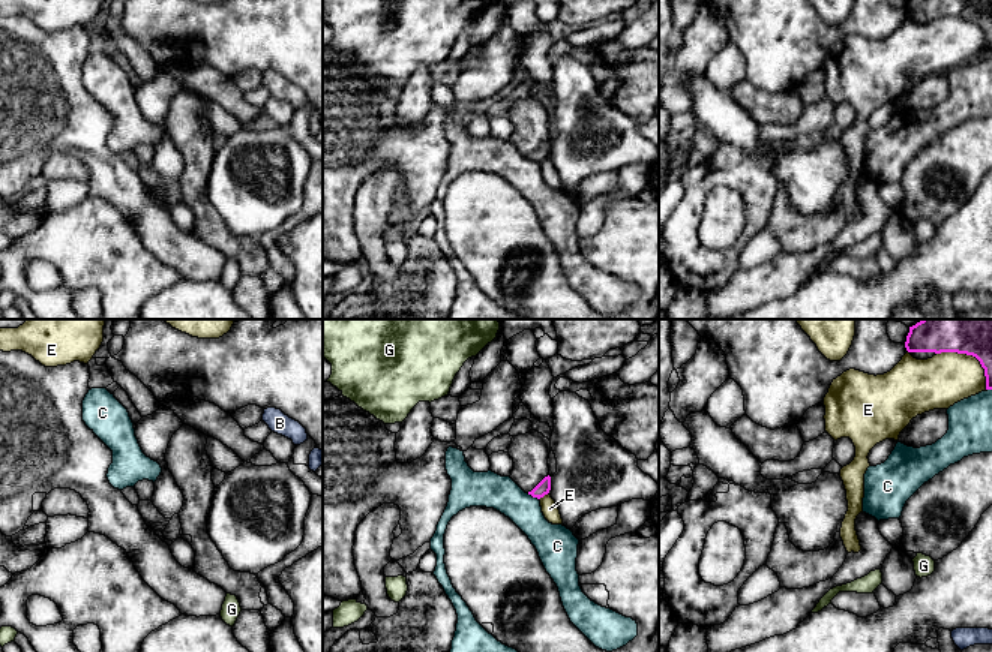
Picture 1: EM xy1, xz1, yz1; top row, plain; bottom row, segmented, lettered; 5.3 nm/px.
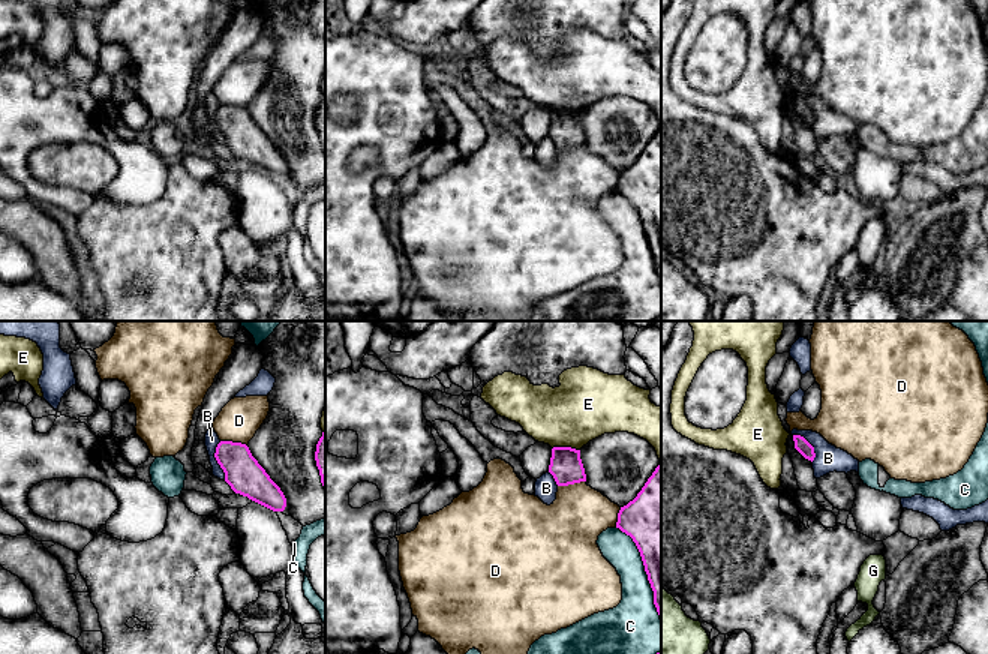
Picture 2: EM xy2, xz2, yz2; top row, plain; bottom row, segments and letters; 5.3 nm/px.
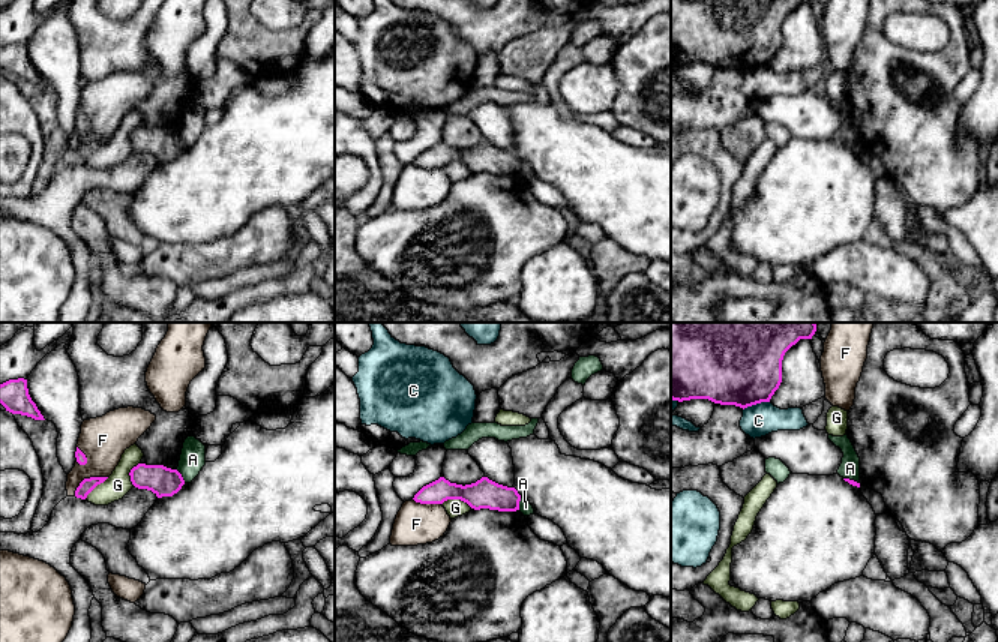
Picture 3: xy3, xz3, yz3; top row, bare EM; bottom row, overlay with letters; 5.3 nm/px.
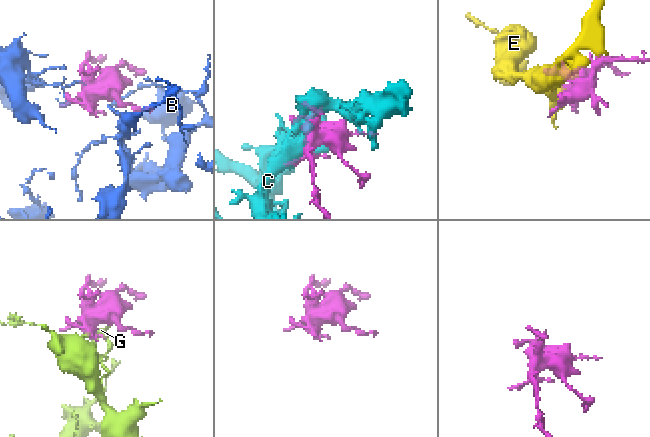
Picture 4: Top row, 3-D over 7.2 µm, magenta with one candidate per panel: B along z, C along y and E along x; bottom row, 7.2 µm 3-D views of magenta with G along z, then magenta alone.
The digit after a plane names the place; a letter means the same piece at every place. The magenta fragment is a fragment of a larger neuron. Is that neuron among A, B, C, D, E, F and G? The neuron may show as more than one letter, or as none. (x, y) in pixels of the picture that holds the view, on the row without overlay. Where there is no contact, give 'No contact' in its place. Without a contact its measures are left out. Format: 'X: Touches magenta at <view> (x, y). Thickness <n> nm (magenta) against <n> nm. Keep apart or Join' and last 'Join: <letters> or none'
A: Touches magenta at xy3 (180, 140). Thickness 160 nm (magenta) against 140 nm. Keep apart
B: Touches magenta at xy2 (216, 123). Thickness 200 nm (magenta) against 80 nm. Keep apart
C: Touches magenta at yz3 (755, 68). Thickness 380 nm (magenta) against 180 nm. Keep apart
D: Touches magenta at xz2 (571, 147). Thickness 180 nm (magenta) against 320 nm. Keep apart
E: Touches magenta at yz1 (973, 20). Thickness 130 nm (magenta) against 280 nm. Keep apart
F: Touches magenta at xy3 (87, 143). Thickness 80 nm (magenta) against 240 nm. Keep apart
G: Touches magenta at xz3 (456, 162). Thickness 160 nm (magenta) against 100 nm. Keep apart
Join: none

